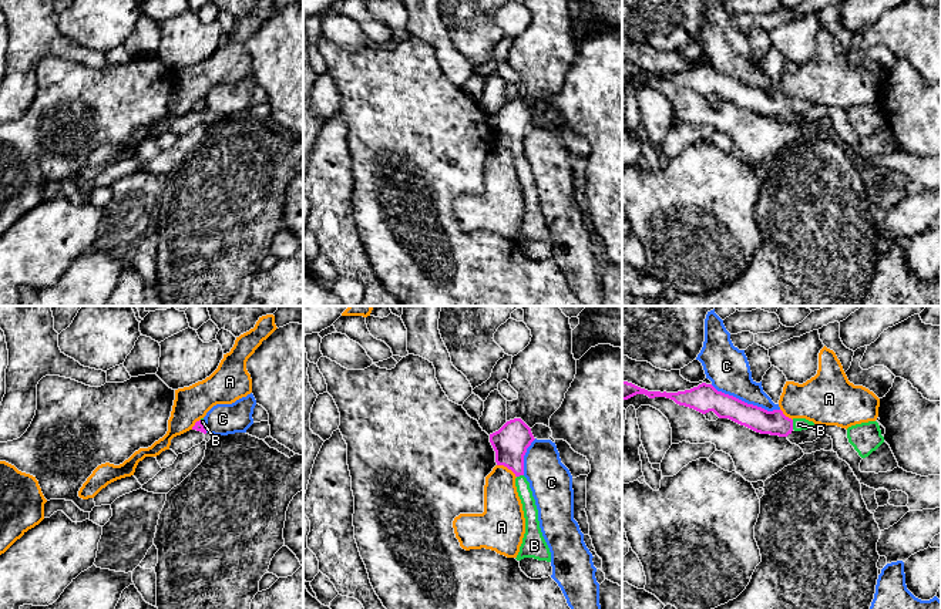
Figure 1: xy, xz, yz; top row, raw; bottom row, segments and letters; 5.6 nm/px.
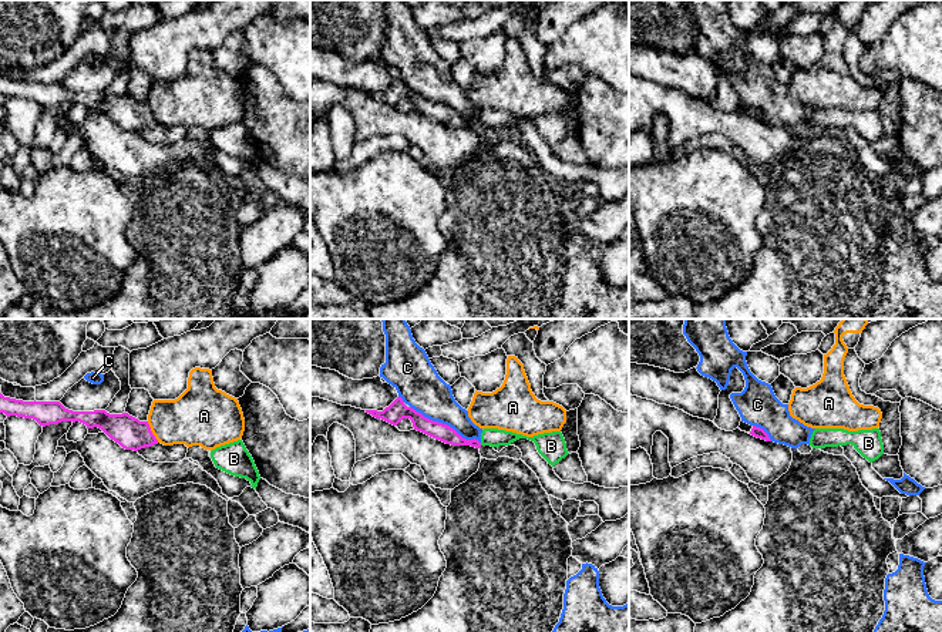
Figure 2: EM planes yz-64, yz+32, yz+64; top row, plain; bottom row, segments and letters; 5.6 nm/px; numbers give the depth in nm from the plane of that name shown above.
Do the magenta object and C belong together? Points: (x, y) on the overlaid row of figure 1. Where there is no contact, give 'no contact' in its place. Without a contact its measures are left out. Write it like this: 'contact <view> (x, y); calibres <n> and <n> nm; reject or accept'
contact yz (743, 401); calibres 160 and 240 nm; reject

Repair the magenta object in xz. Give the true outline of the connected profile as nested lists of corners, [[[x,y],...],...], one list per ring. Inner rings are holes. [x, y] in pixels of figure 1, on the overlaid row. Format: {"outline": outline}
{"outline": [[[521,418],[510,420],[498,431],[490,434],[495,462],[515,474],[515,487],[522,504],[525,534],[515,559],[534,558],[551,562],[551,552],[540,528],[535,499],[524,477],[524,455],[534,440],[531,428]]]}

